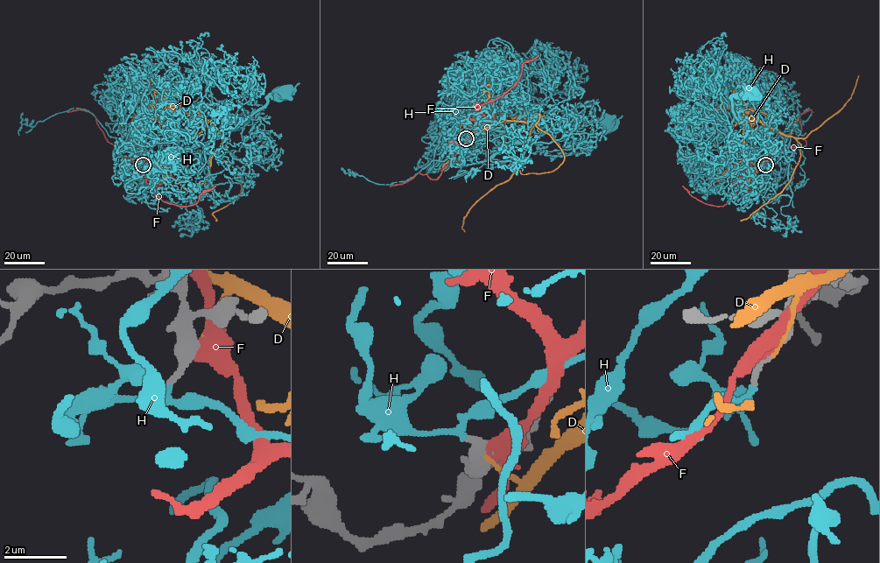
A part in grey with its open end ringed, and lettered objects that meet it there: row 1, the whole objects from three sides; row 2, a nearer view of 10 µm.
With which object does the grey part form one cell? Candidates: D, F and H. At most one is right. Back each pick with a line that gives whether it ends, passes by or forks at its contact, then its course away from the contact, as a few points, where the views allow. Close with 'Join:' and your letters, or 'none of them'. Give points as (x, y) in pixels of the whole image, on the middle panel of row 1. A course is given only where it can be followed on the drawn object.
H: it passes by | via (466, 138), (478, 130), (476, 118), (483, 133), (530, 140), (581, 105), (592, 105), (604, 123)
Join: H

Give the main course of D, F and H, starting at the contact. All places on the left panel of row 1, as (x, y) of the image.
D: (144, 163), (195, 189), (221, 141), (211, 121), (193, 138), (235, 169), (241, 190), (212, 214), (215, 220)
F: (144, 162), (148, 168), (144, 175), (146, 182), (164, 201), (178, 206), (195, 204), (201, 193), (215, 186)
H: (143, 165), (155, 166), (151, 172), (166, 147), (184, 150), (218, 139), (258, 111), (274, 91), (281, 93)

